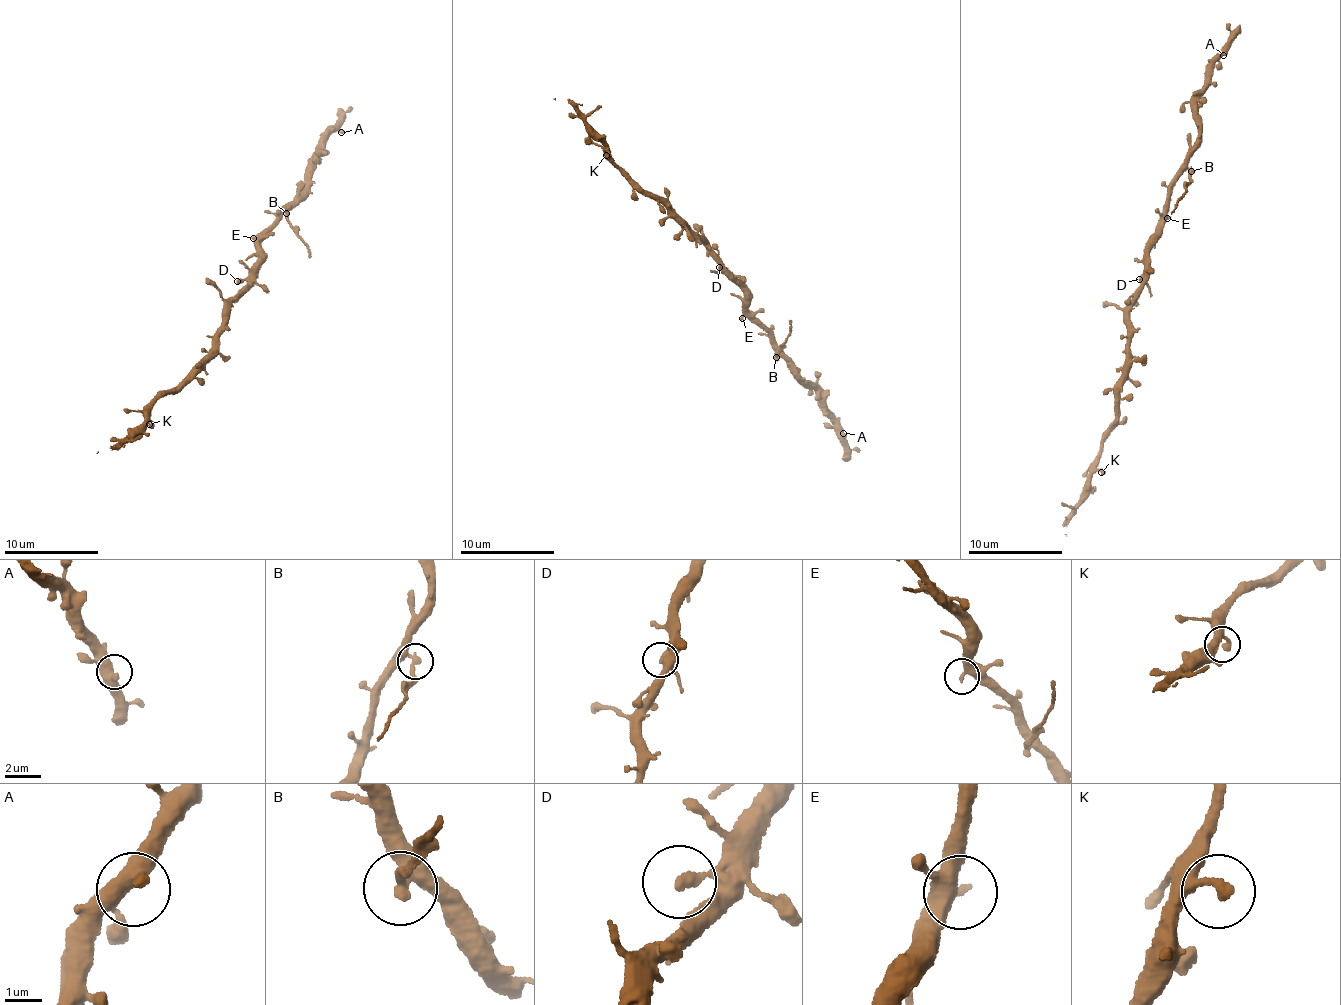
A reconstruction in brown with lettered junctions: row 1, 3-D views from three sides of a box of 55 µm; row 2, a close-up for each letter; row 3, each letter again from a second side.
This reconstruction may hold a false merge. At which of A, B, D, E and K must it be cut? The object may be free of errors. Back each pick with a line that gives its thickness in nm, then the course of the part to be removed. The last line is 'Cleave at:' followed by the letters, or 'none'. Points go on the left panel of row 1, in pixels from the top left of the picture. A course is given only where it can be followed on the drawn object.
B: Thickness 280 nm. Course of the part to remove: (285, 213), (310, 257)
Cleave at: B

